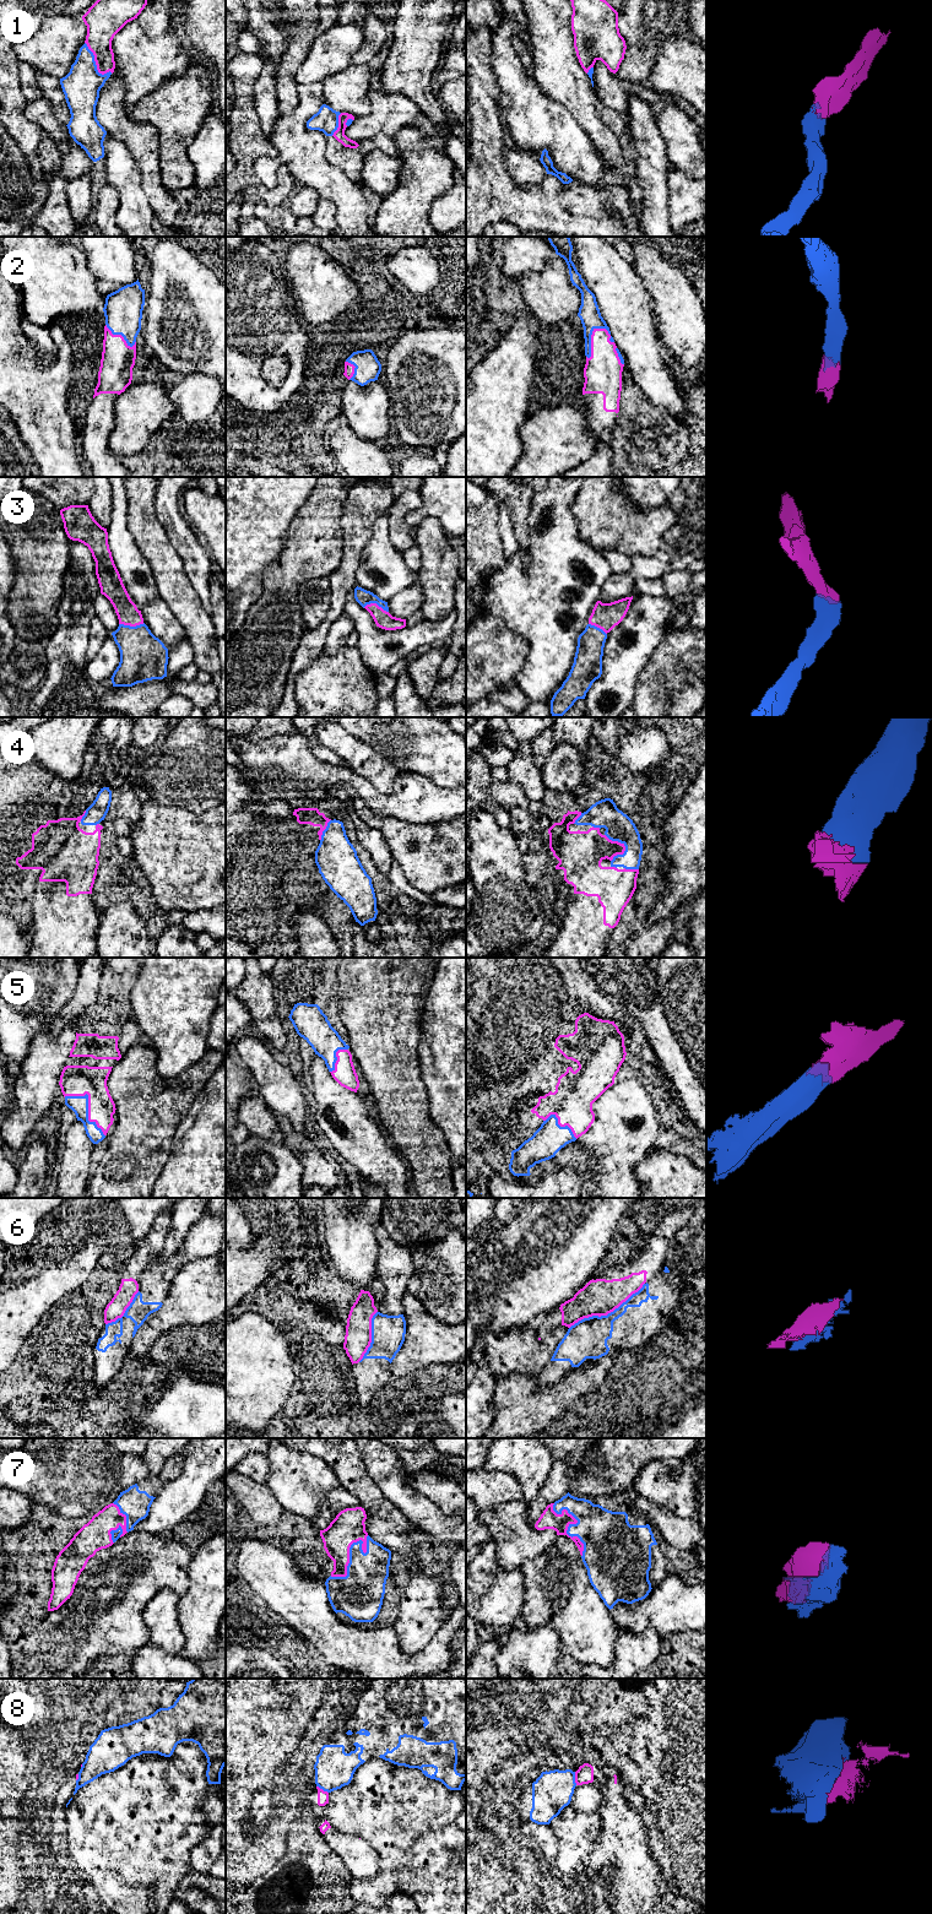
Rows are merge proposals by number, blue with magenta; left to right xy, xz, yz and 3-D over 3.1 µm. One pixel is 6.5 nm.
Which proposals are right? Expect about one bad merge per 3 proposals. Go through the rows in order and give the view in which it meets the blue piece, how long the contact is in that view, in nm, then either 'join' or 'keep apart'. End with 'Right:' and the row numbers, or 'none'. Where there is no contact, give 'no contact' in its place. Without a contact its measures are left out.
1: meets blue in xy; contact 280 nm long; join
2: meets blue in yz; contact 240 nm long; join
3: meets blue in xy; contact 170 nm long; join
4: meets blue in yz; contact 190 nm long; join
5: meets blue in xy; contact 380 nm long; join
6: meets blue in yz; contact 600 nm long; keep apart
7: meets blue in xz; contact 380 nm long; join
8: meets blue in yz; contact 90 nm long; keep apart
Right: 1, 2, 3, 4, 5, 7

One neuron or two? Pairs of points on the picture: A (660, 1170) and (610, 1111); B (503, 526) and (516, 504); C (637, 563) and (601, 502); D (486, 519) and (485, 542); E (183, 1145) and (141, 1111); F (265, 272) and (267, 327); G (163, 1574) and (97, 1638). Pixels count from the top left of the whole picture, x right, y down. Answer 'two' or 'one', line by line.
A: two
B: two
C: two
D: one
E: two
F: one
G: one

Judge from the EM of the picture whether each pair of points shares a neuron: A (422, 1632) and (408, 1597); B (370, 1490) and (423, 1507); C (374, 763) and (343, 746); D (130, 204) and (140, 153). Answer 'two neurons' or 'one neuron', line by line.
A: one neuron
B: two neurons
C: one neuron
D: two neurons

